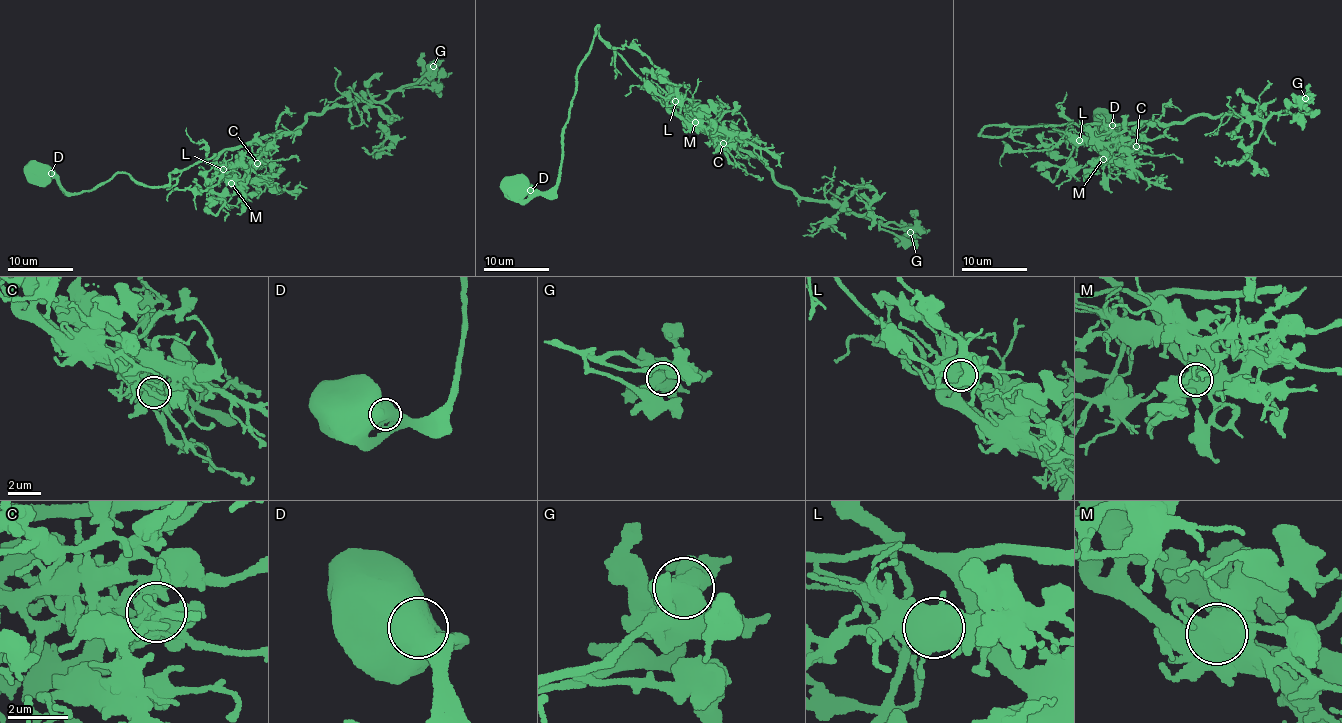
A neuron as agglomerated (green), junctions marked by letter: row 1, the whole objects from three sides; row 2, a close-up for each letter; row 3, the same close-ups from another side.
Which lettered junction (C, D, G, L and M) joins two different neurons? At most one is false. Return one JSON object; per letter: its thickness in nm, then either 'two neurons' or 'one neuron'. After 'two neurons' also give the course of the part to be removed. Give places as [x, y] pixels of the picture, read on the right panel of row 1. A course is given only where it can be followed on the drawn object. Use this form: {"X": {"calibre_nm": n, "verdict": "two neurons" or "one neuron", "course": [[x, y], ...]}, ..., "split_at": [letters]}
{"C": {"calibre_nm": 600, "verdict": "one neuron"}, "D": {"calibre_nm": 950, "verdict": "one neuron"}, "G": {"calibre_nm": 700, "verdict": "one neuron"}, "L": {"calibre_nm": 550, "verdict": "one neuron"}, "M": {"calibre_nm": 750, "verdict": "one neuron"}, "split_at": []}

